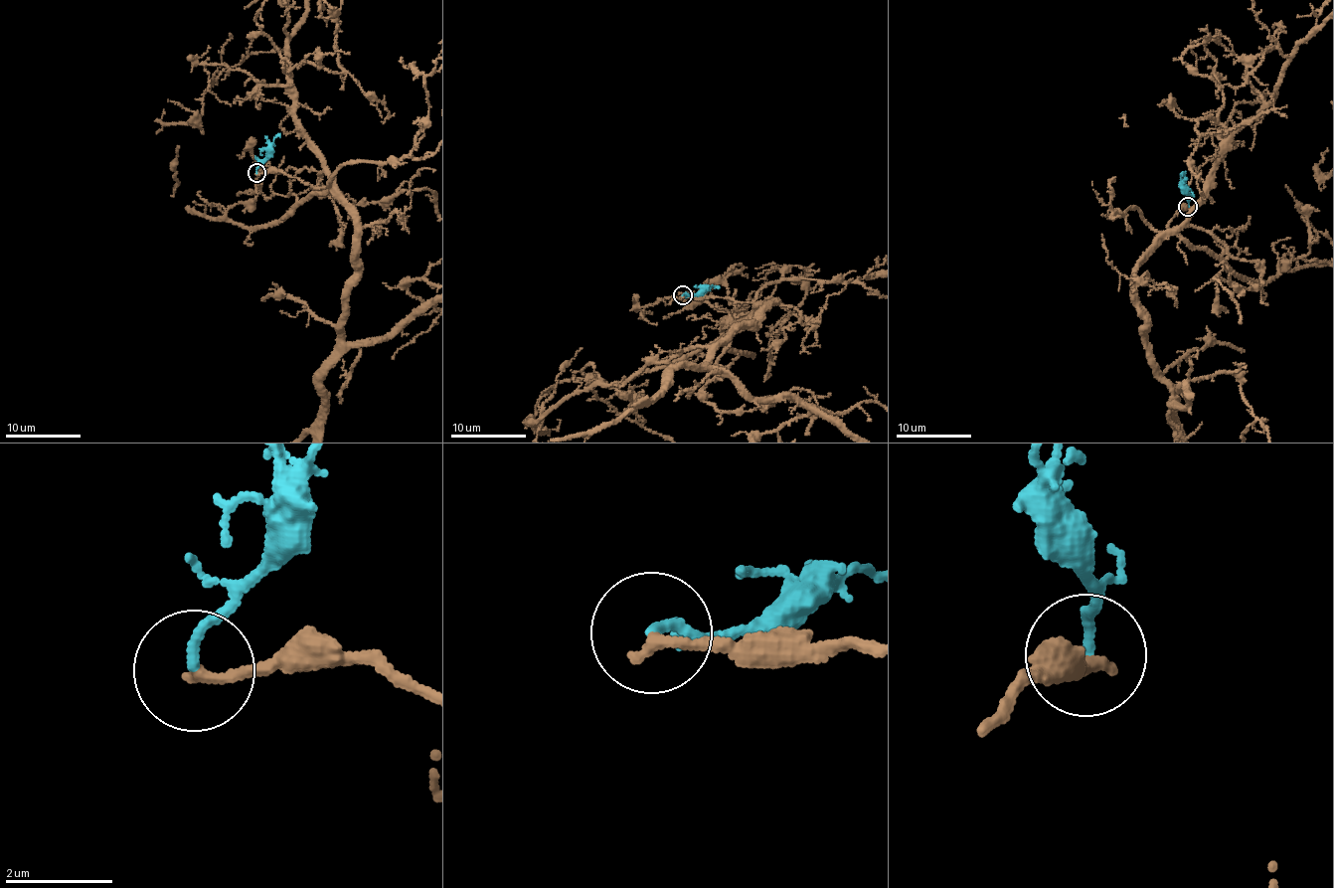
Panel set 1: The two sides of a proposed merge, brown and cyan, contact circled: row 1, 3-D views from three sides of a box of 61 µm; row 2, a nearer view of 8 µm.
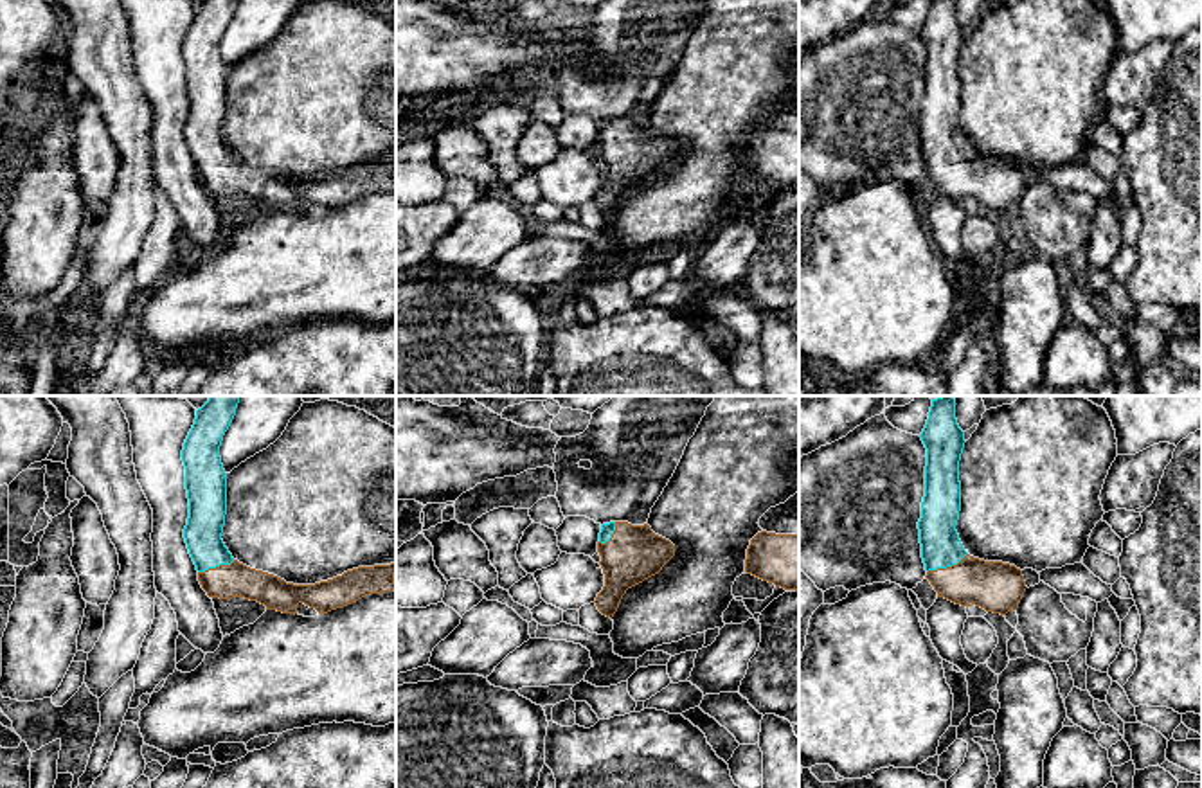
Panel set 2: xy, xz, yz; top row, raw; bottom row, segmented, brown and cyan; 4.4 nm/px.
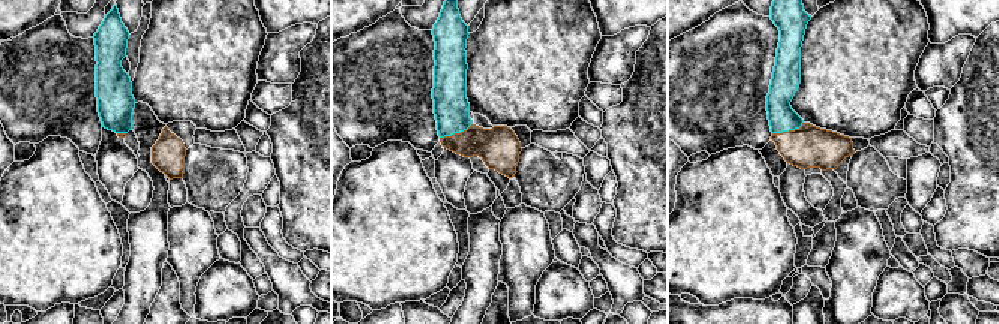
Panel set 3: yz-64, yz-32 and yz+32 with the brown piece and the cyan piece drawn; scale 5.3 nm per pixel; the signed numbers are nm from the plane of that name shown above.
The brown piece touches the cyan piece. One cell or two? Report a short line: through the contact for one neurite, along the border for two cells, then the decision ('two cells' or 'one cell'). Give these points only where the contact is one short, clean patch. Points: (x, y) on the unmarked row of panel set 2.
yz (997, 184), (963, 177), (947, 164), (941, 144) | one cell

